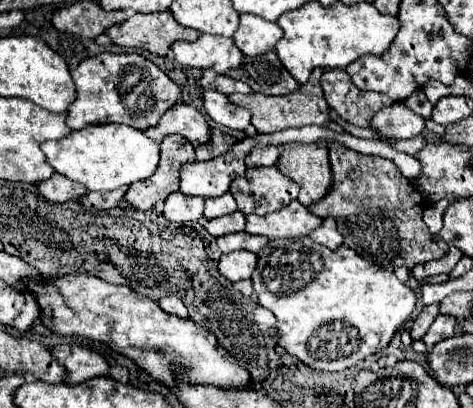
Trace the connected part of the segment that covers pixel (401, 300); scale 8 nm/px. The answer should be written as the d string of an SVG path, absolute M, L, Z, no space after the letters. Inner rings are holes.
M311 237L271 241L259 255L251 281L255 293L259 295L259 303L273 311L277 317L279 343L303 363L323 371L349 369L385 349L395 333L411 319L417 303L413 289L401 283L395 271L365 261L345 245L341 245L337 251L329 251L315 243Z

